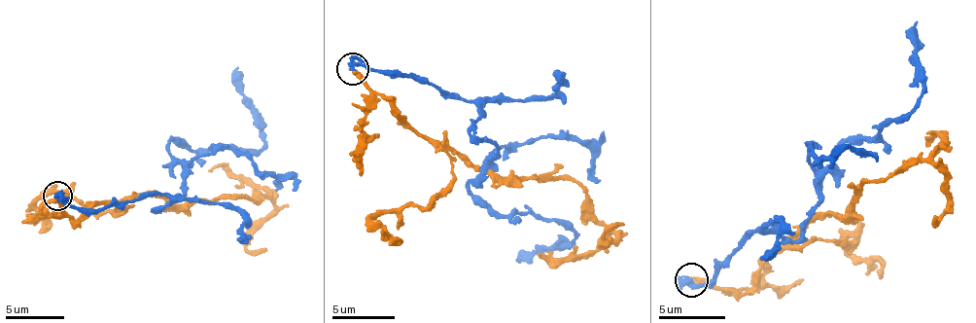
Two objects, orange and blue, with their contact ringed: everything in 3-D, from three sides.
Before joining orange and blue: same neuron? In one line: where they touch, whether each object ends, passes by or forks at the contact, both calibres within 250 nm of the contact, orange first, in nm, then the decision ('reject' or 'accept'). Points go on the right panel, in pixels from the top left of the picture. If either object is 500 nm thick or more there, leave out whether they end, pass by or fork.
place (691, 280); orange ends; blue forks; calibres 340 and 190 nm; reject

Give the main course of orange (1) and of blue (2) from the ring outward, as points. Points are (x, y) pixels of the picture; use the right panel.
1: (690, 279), (746, 293), (809, 224), (852, 210), (865, 181), (916, 162), (941, 170), (950, 198), (938, 217)
2: (690, 279), (715, 274), (756, 231), (801, 239), (830, 152), (877, 138), (921, 99), (917, 22)

